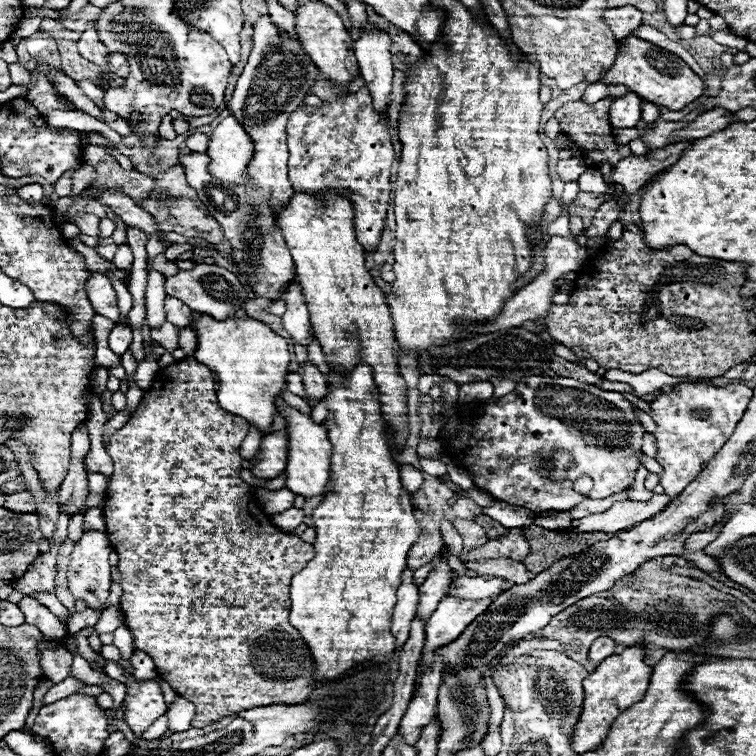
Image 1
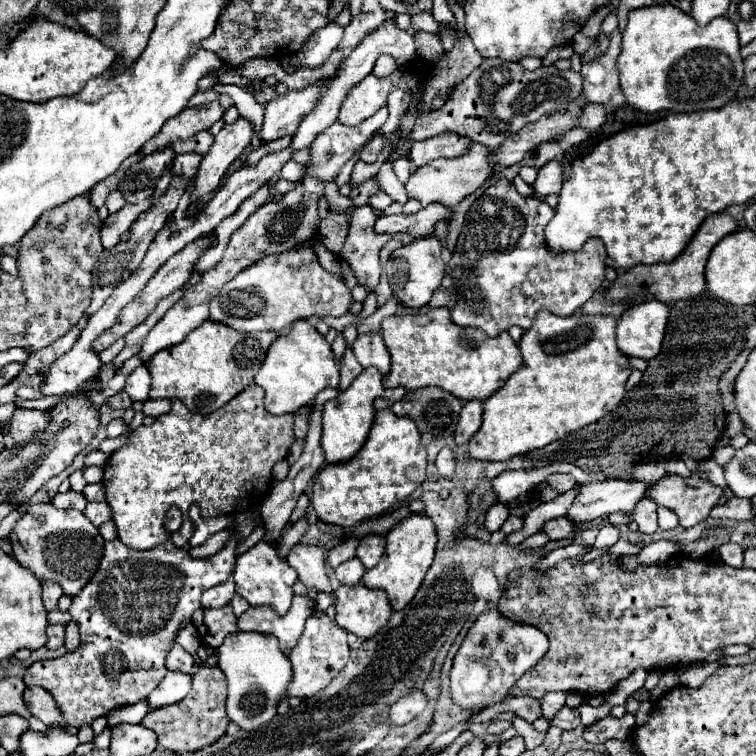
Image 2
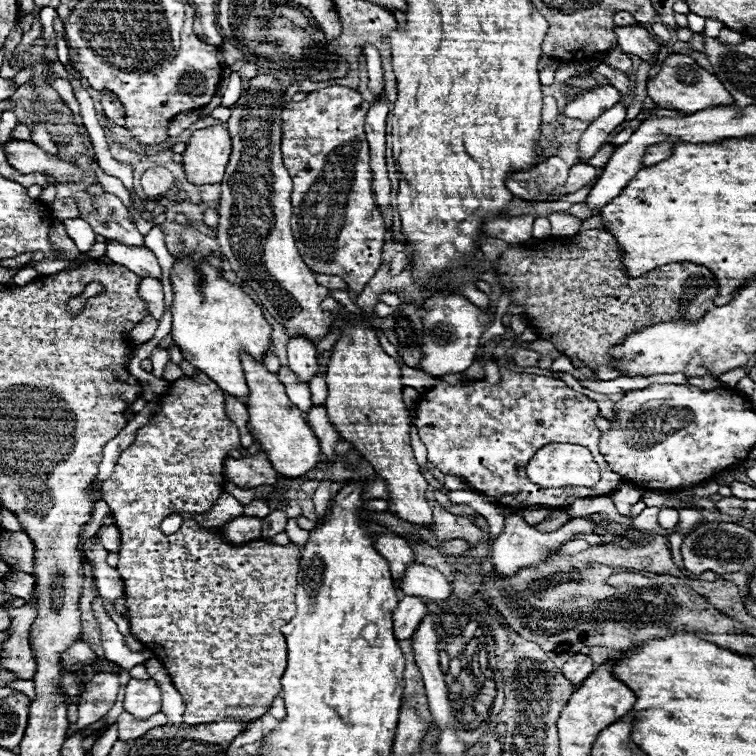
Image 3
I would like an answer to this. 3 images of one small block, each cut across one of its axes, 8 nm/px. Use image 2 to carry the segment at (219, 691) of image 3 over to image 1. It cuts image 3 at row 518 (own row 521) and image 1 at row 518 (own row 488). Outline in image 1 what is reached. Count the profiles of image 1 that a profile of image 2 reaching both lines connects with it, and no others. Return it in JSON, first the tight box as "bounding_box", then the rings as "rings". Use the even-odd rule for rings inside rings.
{"bounding_box":[104,356,314,728],"rings":[[[194,356],[184,358],[182,362],[176,362],[156,374],[152,388],[144,394],[140,406],[130,416],[124,428],[112,434],[106,450],[114,460],[114,474],[108,484],[106,502],[104,502],[104,518],[106,518],[106,532],[114,546],[114,550],[120,554],[118,570],[122,574],[120,586],[122,586],[122,598],[120,606],[124,612],[124,626],[132,632],[134,646],[138,650],[144,650],[152,656],[158,676],[164,678],[172,690],[190,700],[196,706],[196,714],[192,718],[194,728],[204,728],[216,720],[222,720],[230,714],[258,708],[258,706],[272,706],[272,704],[302,704],[312,694],[312,670],[314,662],[310,658],[310,650],[304,644],[300,632],[290,626],[288,614],[290,614],[290,580],[296,572],[300,572],[308,560],[314,556],[314,546],[296,538],[294,534],[280,532],[266,512],[258,508],[258,502],[246,482],[240,480],[242,470],[242,456],[238,454],[240,444],[248,432],[250,424],[246,424],[240,416],[230,416],[230,412],[224,412],[216,400],[216,384],[214,374],[200,362],[196,362]]]}

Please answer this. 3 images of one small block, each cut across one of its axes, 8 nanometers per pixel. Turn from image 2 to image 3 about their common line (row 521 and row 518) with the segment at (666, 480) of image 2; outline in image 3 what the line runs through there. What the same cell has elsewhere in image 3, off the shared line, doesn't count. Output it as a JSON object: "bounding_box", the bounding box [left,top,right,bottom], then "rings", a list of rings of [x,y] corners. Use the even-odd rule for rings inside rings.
{"bounding_box":[676,508,702,536],"rings":[[[680,508],[678,514],[680,514],[680,520],[678,520],[676,528],[682,530],[684,536],[686,536],[688,532],[692,532],[694,528],[698,528],[700,522],[702,522],[702,512],[700,512],[700,510],[694,510],[694,508]]]}

